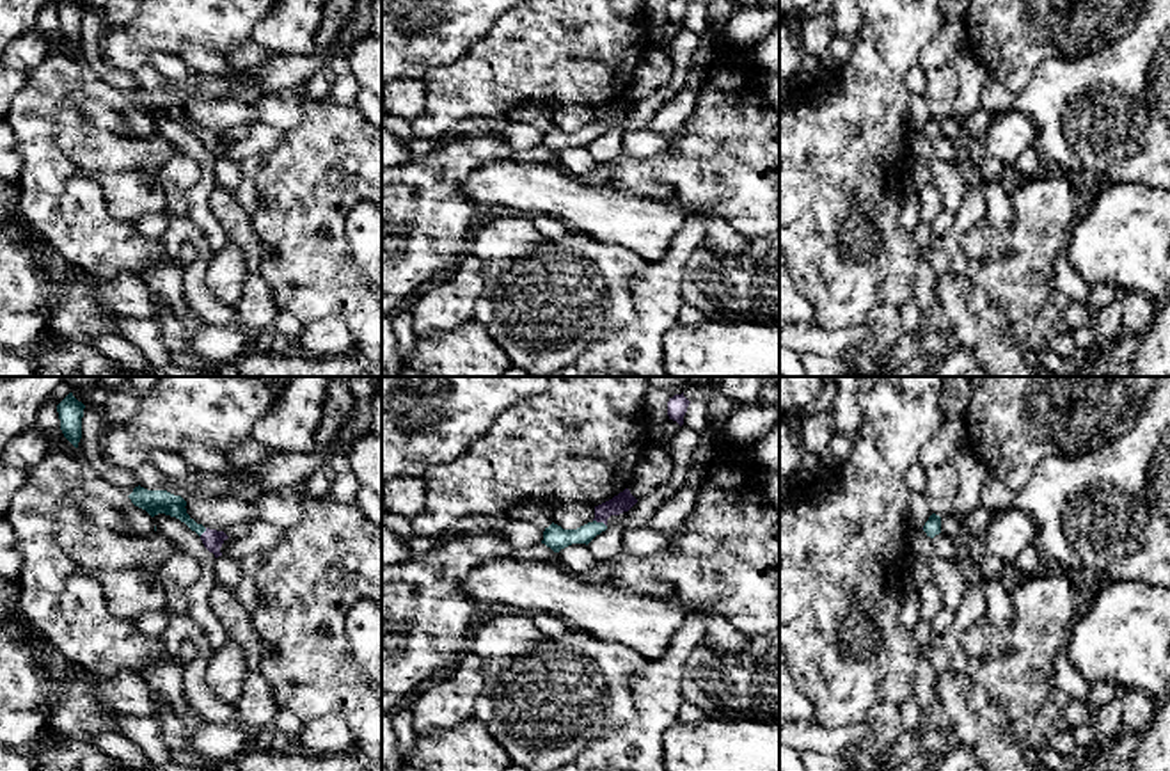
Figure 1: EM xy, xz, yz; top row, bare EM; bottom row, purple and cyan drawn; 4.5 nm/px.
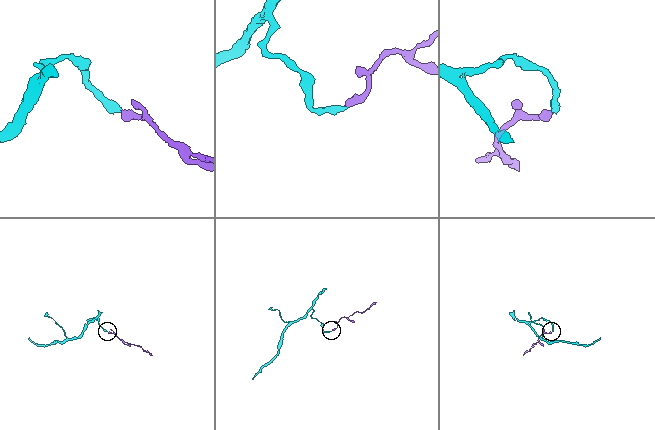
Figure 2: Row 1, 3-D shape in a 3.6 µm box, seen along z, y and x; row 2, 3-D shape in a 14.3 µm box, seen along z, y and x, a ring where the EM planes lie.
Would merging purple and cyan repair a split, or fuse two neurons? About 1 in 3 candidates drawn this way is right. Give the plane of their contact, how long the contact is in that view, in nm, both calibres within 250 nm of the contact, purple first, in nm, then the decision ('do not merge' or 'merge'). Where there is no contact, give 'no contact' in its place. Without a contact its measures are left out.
xz | 70 nm | 90/110 nm | merge

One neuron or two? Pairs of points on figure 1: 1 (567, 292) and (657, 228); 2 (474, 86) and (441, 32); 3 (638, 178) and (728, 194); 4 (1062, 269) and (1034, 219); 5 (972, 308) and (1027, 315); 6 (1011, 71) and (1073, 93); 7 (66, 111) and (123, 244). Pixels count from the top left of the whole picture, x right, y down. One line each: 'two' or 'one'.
1: two
2: two
3: one
4: two
5: two
6: two
7: two

